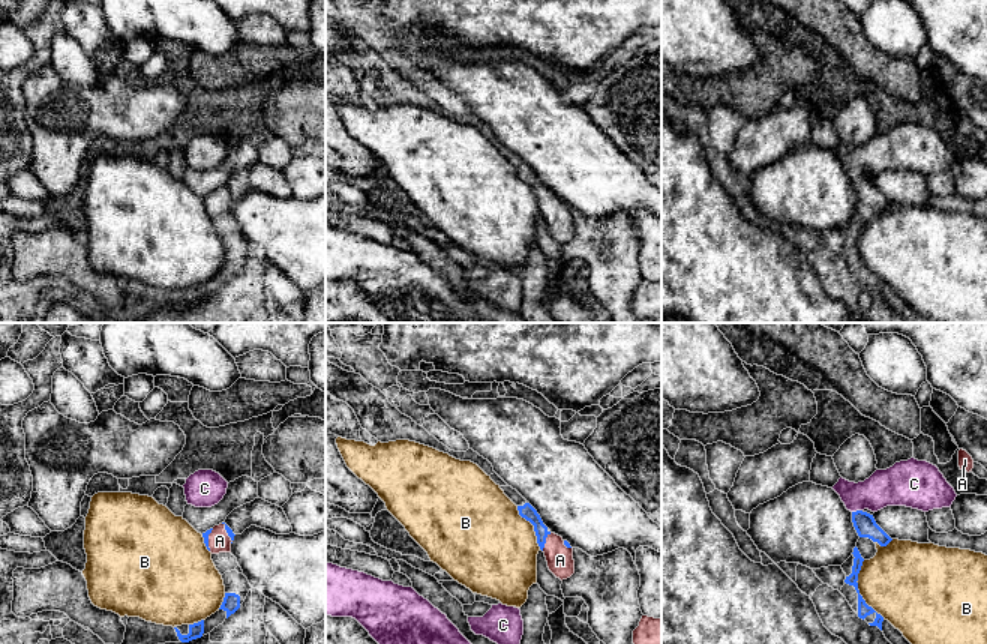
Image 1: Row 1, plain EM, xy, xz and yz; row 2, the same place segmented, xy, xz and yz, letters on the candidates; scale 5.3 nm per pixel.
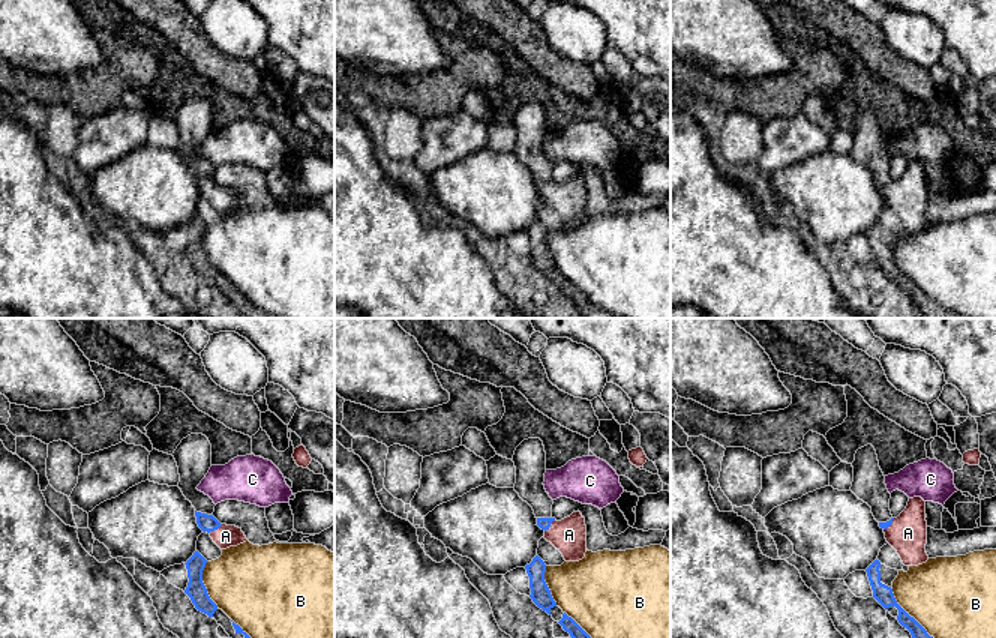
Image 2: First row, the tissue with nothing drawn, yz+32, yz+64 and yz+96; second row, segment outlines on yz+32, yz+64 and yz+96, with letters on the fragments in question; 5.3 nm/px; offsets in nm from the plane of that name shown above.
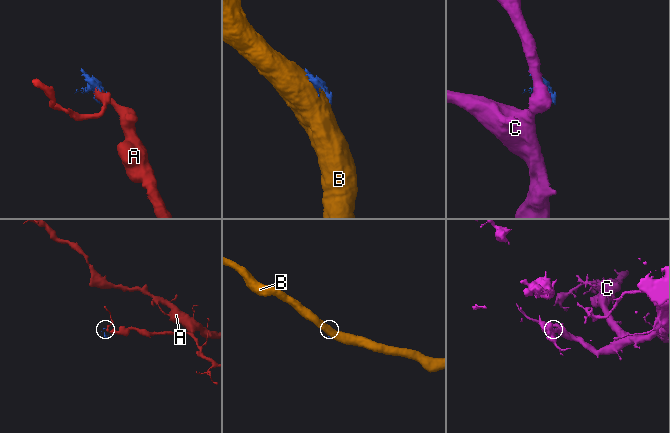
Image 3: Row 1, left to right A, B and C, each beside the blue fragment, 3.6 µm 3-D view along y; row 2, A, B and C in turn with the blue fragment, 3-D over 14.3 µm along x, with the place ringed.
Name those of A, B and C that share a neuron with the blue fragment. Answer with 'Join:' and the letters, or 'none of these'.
Join: A

